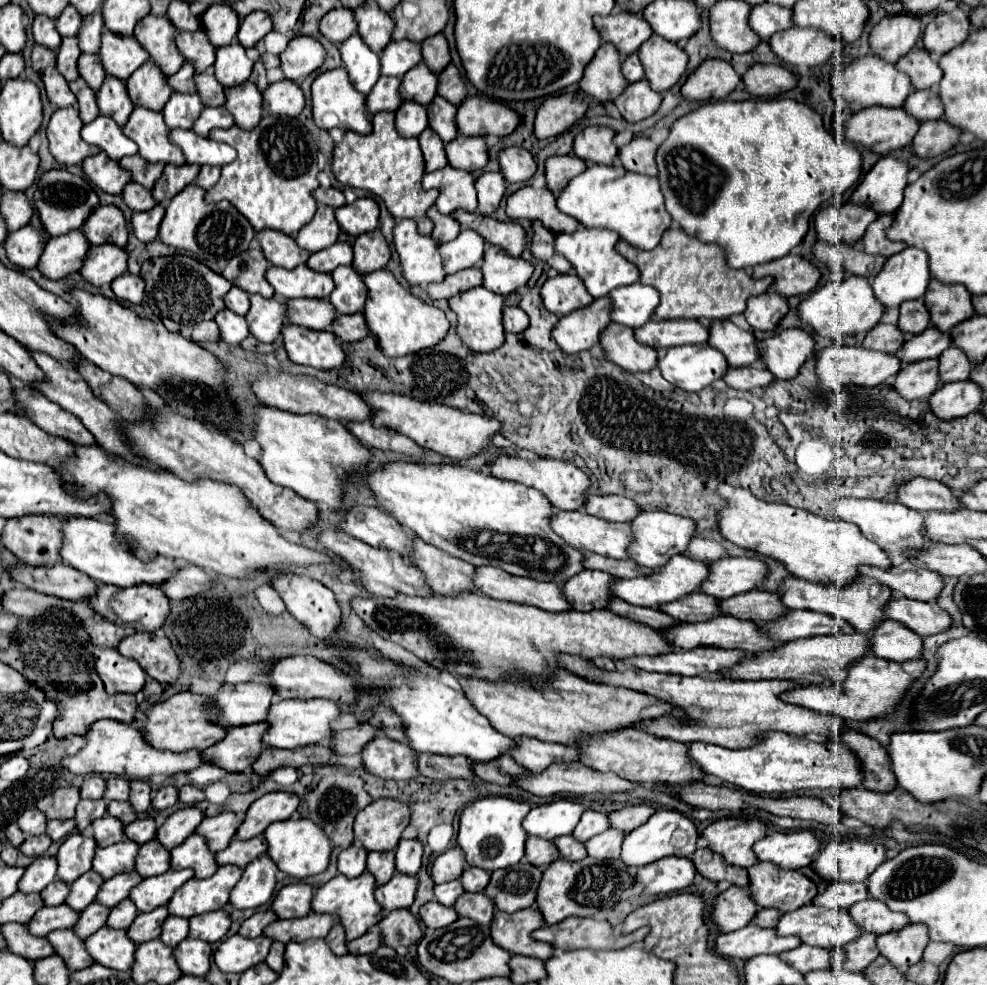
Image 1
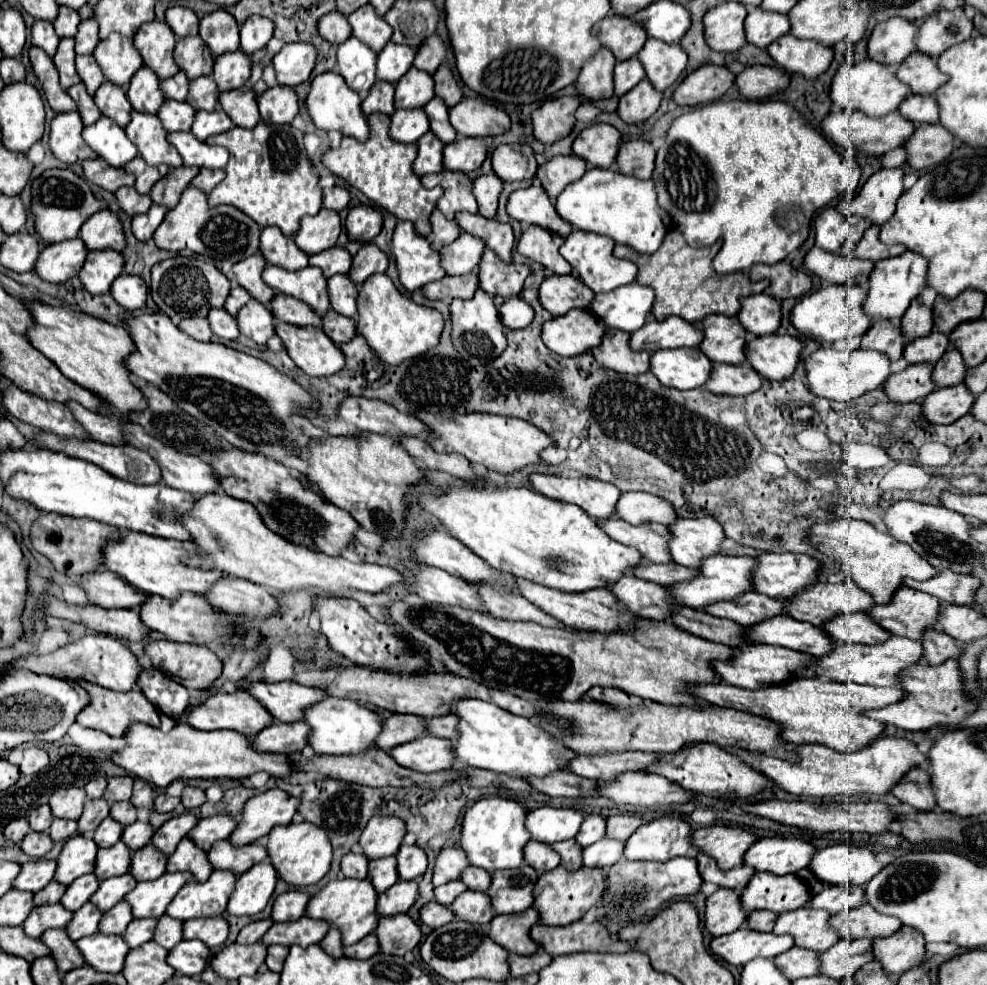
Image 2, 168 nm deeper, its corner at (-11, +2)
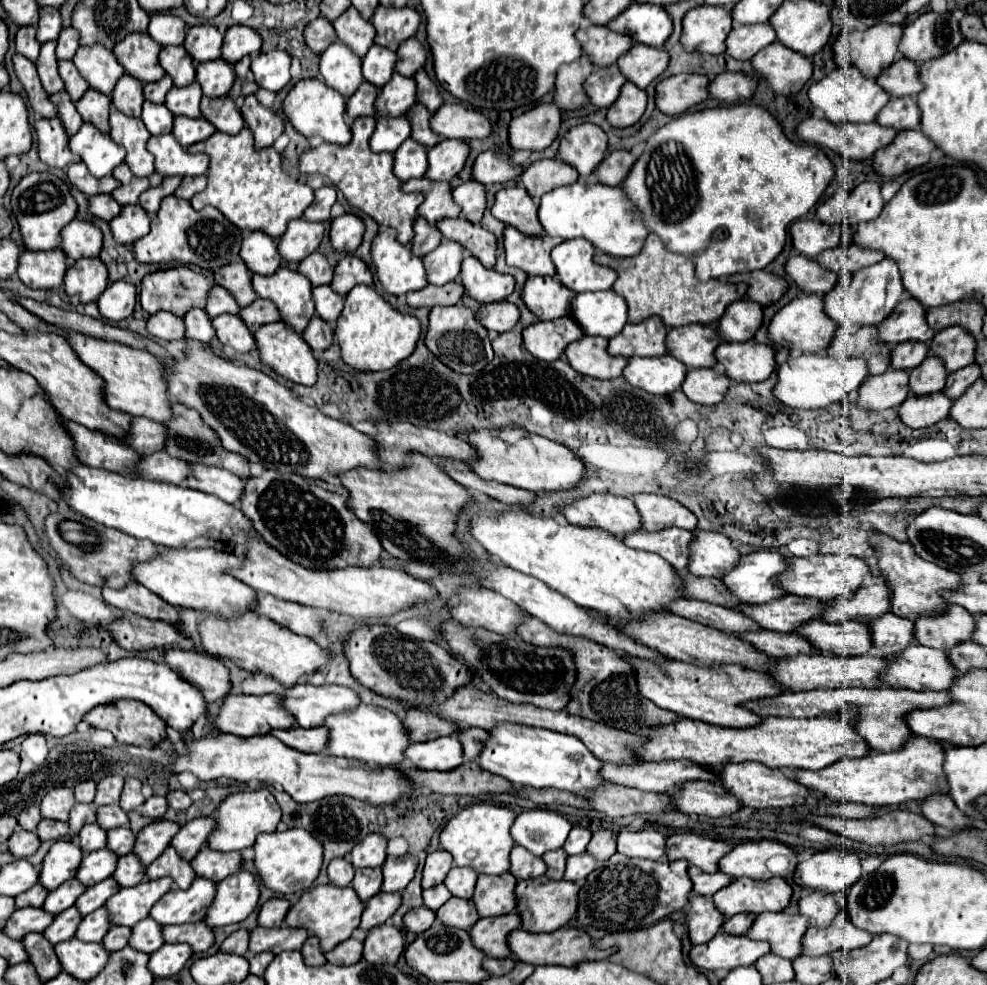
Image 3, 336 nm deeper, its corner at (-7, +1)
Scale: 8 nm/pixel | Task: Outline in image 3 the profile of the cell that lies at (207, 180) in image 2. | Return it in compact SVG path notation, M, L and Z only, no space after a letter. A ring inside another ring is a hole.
M199 175L199 177L183 177L179 189L175 191L177 197L183 199L191 199L195 193L203 191L207 187L207 175Z

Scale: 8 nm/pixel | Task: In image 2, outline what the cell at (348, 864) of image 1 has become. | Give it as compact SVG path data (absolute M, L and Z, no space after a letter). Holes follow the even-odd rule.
M349 852L343 856L341 860L341 874L345 878L357 878L357 880L363 880L367 878L367 856L365 854L355 854L355 852Z

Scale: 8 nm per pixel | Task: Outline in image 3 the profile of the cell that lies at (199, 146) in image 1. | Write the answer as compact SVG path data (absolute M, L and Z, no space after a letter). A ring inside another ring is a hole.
M171 133L151 137L147 149L155 155L157 173L165 175L205 175L209 157L205 153L189 153Z

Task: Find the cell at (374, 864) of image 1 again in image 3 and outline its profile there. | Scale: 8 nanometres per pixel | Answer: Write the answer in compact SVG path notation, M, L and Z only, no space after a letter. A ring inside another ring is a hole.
M375 867L375 869L357 869L355 871L355 879L351 883L351 887L357 891L361 901L369 901L373 895L377 895L381 891L383 885L383 869Z

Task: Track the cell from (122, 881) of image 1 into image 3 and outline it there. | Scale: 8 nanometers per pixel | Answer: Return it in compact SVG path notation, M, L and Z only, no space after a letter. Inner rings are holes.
M109 877L109 879L101 881L101 883L97 883L97 885L93 885L93 887L85 889L85 893L77 899L75 907L77 907L83 915L93 913L95 909L103 907L103 905L105 905L105 901L107 901L111 895L115 895L119 889L121 889L121 887L119 887L119 883L115 883L115 879L113 879L113 877Z

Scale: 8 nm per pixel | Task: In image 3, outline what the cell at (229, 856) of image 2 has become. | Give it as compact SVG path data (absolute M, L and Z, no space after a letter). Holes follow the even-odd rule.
M203 847L197 857L191 861L195 873L199 877L205 879L213 879L213 881L223 881L227 875L235 873L237 869L241 869L243 865L243 857L237 851L231 853L221 853L221 851L213 851L209 847Z

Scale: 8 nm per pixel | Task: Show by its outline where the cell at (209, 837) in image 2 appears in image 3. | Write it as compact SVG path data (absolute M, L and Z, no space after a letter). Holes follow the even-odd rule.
M213 817L193 819L179 829L179 833L173 837L171 845L177 849L179 855L183 855L183 859L191 861L201 851L201 847L207 845L207 839L213 829L215 829Z

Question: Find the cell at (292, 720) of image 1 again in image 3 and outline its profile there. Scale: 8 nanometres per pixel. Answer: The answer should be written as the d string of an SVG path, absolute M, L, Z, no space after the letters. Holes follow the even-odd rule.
M361 703L355 711L343 711L339 715L329 715L325 719L325 727L329 731L329 743L323 749L323 753L335 755L335 757L359 759L373 767L375 765L379 767L399 765L403 761L403 751L409 745L403 721L395 713L383 707L375 707L375 705Z

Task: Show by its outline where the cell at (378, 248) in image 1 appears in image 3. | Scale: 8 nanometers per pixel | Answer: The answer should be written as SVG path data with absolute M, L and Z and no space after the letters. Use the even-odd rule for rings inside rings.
M347 255L345 259L339 261L339 265L335 267L335 277L331 281L331 287L341 293L347 295L355 285L359 283L367 283L373 285L373 275L371 269L367 267L367 263L355 255Z

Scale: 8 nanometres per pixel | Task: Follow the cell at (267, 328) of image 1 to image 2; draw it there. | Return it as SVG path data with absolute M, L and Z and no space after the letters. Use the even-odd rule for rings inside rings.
M249 300L235 316L239 332L257 344L265 344L275 334L275 318L267 306Z

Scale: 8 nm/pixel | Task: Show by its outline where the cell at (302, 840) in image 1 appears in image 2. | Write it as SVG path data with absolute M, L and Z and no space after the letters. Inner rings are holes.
M309 822L301 824L287 824L287 826L275 826L269 832L267 842L267 854L271 858L271 864L275 866L277 874L289 884L289 886L309 886L317 884L331 866L331 842L327 842L327 834L319 830L317 826L311 826Z

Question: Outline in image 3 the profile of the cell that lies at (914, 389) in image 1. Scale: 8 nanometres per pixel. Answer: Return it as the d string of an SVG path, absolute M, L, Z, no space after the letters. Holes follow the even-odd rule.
M889 369L883 375L869 377L859 387L859 397L853 401L857 407L863 409L889 409L899 407L909 397L909 371Z

